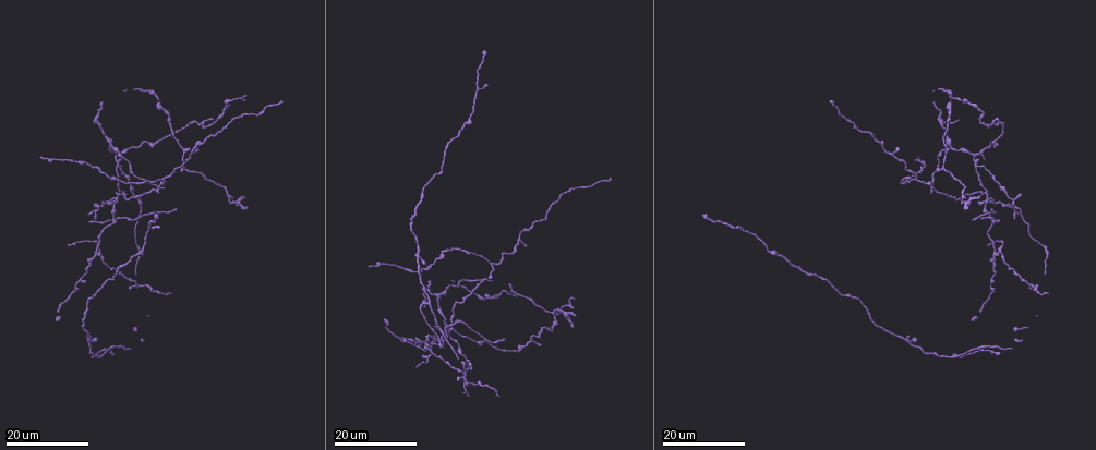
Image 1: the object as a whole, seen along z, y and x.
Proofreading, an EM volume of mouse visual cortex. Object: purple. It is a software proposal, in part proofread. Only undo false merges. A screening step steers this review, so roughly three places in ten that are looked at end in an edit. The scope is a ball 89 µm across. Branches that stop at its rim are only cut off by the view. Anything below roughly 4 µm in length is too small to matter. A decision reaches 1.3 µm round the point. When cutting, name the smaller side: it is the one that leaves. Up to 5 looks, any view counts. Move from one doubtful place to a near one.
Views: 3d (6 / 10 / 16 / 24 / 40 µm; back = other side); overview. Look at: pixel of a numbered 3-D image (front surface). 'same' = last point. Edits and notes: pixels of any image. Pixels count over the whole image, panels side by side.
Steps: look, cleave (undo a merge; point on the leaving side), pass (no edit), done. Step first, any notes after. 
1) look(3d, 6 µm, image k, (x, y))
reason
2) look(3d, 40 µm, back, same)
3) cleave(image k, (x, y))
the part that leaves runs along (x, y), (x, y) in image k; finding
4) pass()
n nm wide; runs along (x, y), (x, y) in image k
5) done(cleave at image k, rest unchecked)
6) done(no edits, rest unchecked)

look(3d, 24 µm, image 1, (955, 357))
three-way junction

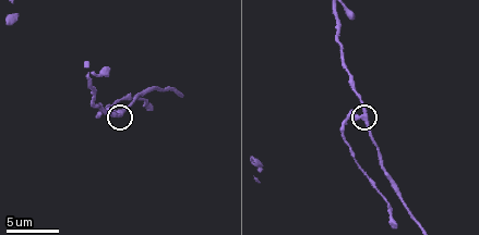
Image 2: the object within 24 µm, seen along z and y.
look(3d, 6 µm, image 2, (359, 115))

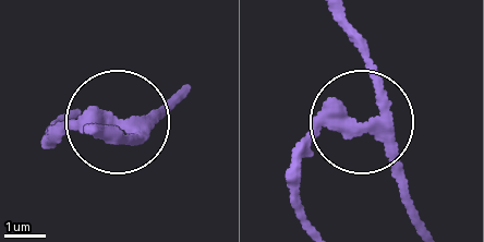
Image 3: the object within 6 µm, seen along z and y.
cleave(image 3, (147, 137))
3 arms; the part that leaves runs along (340, 121), (367, 117), (378, 100), (358, 27) in image 3; a second cell is stuck on

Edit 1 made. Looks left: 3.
look(overview)

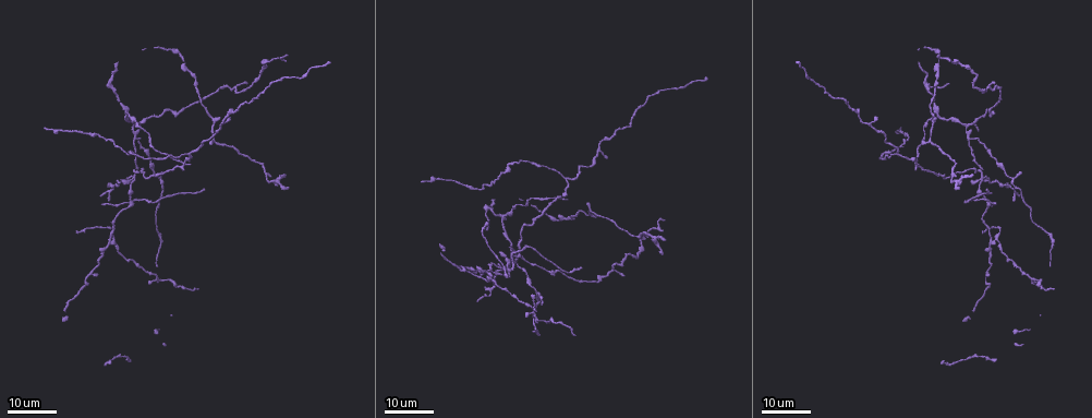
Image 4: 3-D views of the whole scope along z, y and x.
look(3d, 24 µm, image 4, (589, 210))
three-way junction

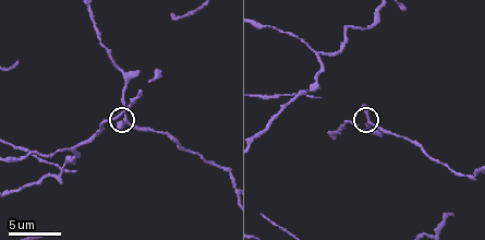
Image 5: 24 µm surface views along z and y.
look(3d, 6 µm, image 5, (125, 119))

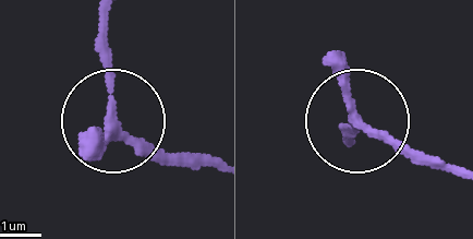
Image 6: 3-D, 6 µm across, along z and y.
pass()
side arm 24 µm; one cell here

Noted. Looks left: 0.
done(cleave at image 3, rest unchecked)

